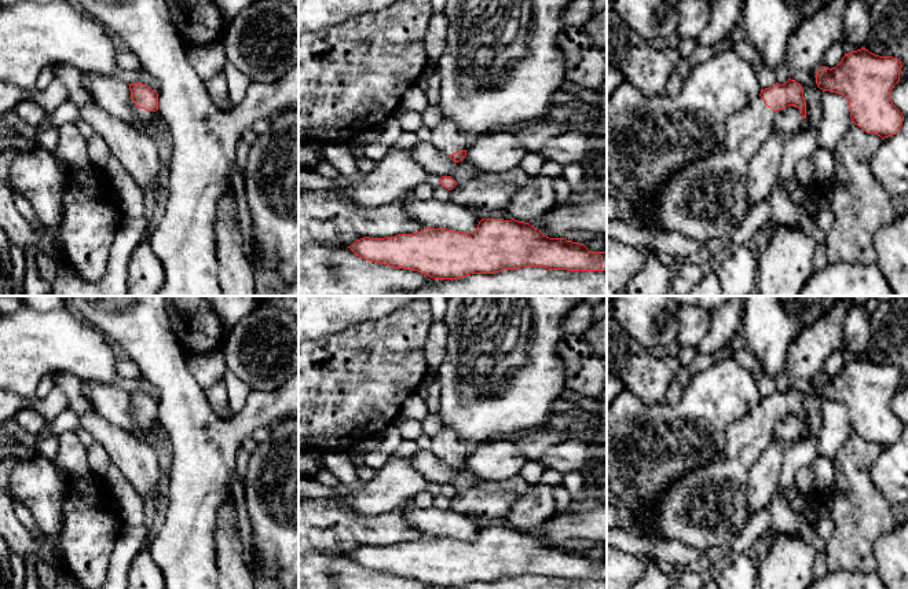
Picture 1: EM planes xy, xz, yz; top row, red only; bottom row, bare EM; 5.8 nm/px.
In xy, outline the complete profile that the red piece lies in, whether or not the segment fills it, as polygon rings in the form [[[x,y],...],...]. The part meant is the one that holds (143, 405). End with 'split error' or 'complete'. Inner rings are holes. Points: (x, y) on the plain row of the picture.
[[[135,391],[129,392],[131,406],[138,416],[136,427],[129,431],[135,438],[155,445],[155,439],[151,436],[151,431],[155,427],[158,418],[158,402],[150,395]]] | split error

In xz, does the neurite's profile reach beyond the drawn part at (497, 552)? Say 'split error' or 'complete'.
complete

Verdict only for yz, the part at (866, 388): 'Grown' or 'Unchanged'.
Unchanged

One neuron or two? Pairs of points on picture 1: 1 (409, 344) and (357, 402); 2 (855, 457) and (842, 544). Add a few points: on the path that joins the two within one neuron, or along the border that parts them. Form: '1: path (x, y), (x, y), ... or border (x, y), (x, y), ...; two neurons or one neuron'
1: path (395, 358), (365, 388); one neuron
2: path (853, 479), (853, 522); one neuron

